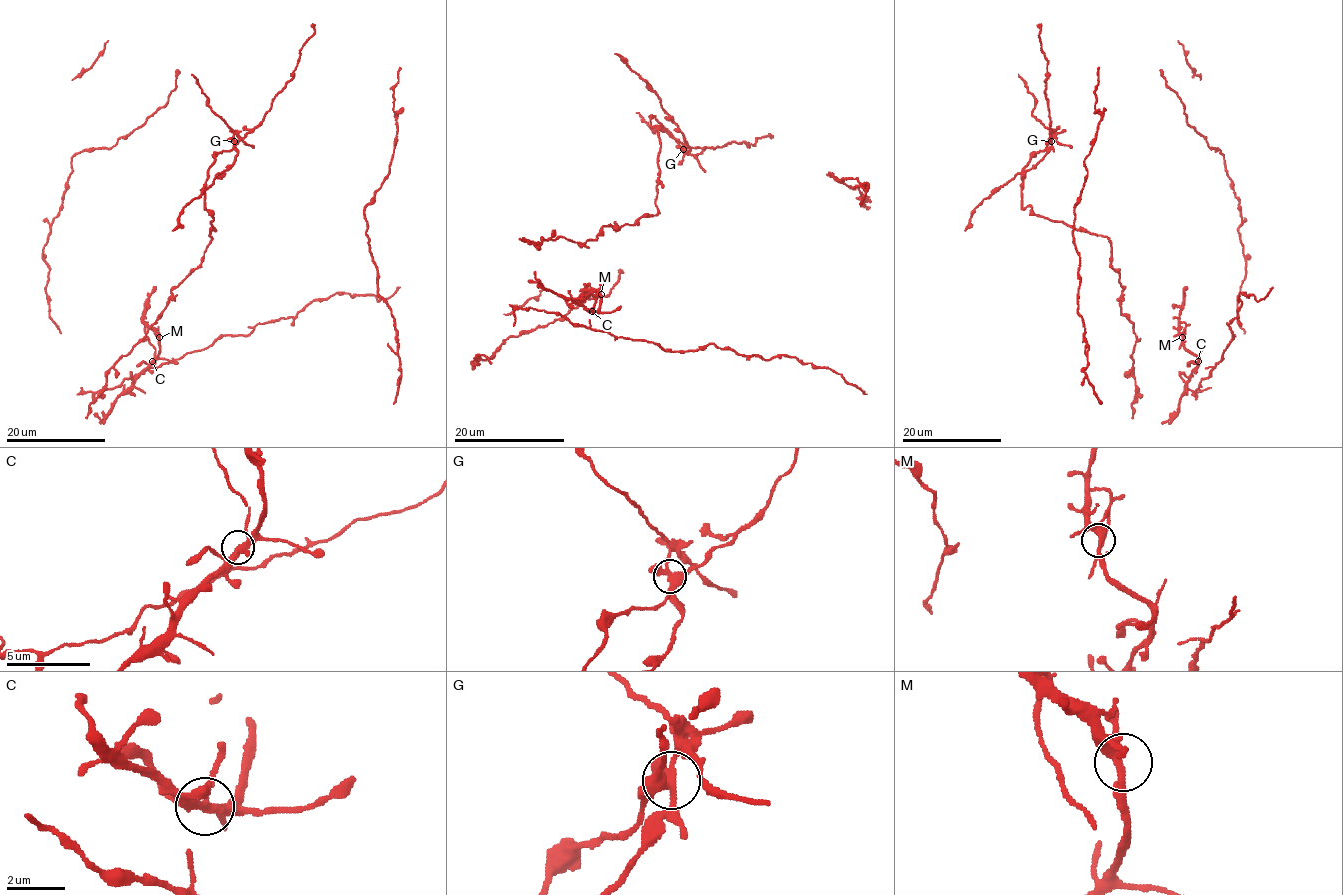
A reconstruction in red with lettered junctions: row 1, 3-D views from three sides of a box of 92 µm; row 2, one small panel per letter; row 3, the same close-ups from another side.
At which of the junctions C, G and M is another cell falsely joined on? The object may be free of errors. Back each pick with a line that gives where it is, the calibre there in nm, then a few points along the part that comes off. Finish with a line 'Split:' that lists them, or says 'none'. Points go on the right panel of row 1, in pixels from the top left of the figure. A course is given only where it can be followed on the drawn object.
G: Place: (1051, 141). Thickness 320 nm. Course of the part to remove: (1051, 142), (1048, 152), (1030, 169), (1019, 173), (985, 198), (975, 209), (965, 230)
Split: G

